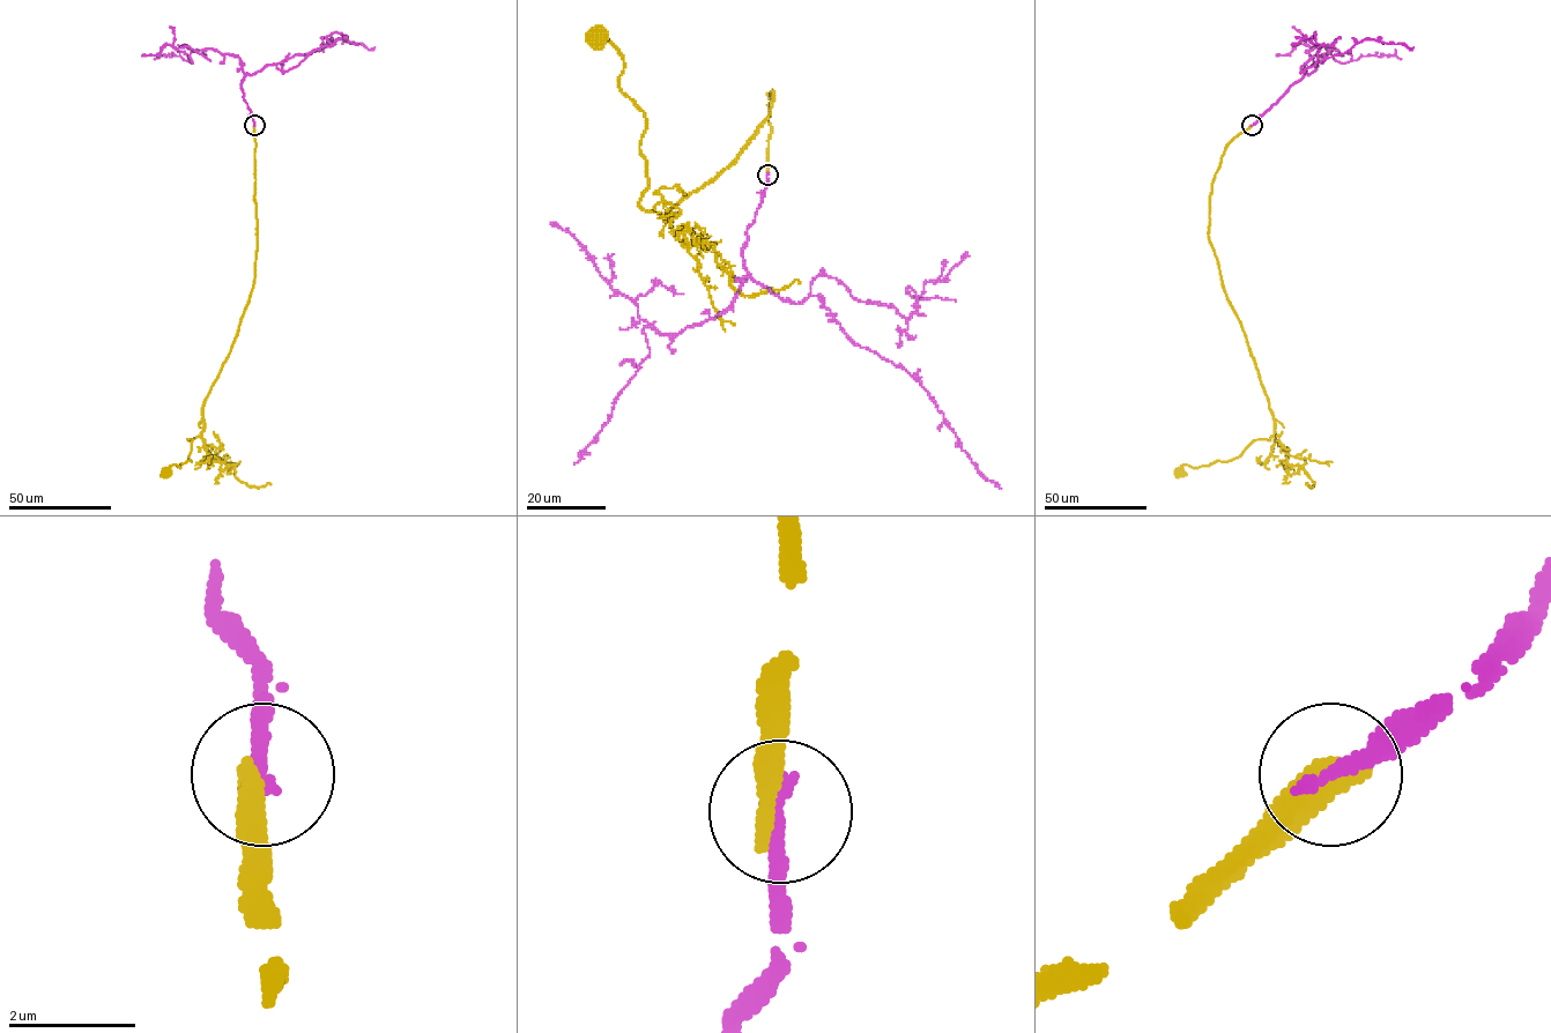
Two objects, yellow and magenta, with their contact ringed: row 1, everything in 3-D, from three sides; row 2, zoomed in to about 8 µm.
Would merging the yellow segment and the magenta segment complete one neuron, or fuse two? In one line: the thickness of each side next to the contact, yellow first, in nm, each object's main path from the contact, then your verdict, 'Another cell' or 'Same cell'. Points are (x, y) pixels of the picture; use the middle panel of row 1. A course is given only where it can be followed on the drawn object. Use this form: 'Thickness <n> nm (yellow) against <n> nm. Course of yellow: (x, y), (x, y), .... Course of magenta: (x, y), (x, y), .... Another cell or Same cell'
Thickness 480 nm (yellow) against 280 nm. Course of yellow: (767, 175), (773, 91), (727, 168), (668, 220), (643, 208), (646, 117), (620, 88), (624, 60), (598, 34). Course of magenta: (767, 175), (747, 229), (743, 267), (794, 303), (819, 295), (852, 341), (913, 377), (976, 469), (1001, 489). Another cell

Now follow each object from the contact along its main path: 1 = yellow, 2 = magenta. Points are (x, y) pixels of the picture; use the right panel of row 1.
1: (1252, 125), (1222, 157), (1212, 184), (1208, 239), (1275, 431), (1227, 461), (1184, 465), (1179, 472)
2: (1252, 125), (1314, 71), (1313, 62), (1343, 53), (1364, 39), (1414, 47)

